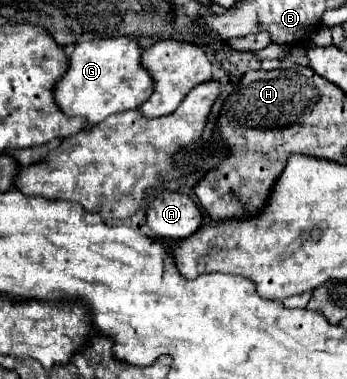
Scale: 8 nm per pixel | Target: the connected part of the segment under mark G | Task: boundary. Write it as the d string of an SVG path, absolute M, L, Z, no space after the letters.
M112 37L76 43L68 55L68 69L54 87L54 99L64 115L86 119L88 125L100 123L108 115L138 109L154 87L150 75L140 65L142 49L134 37Z

